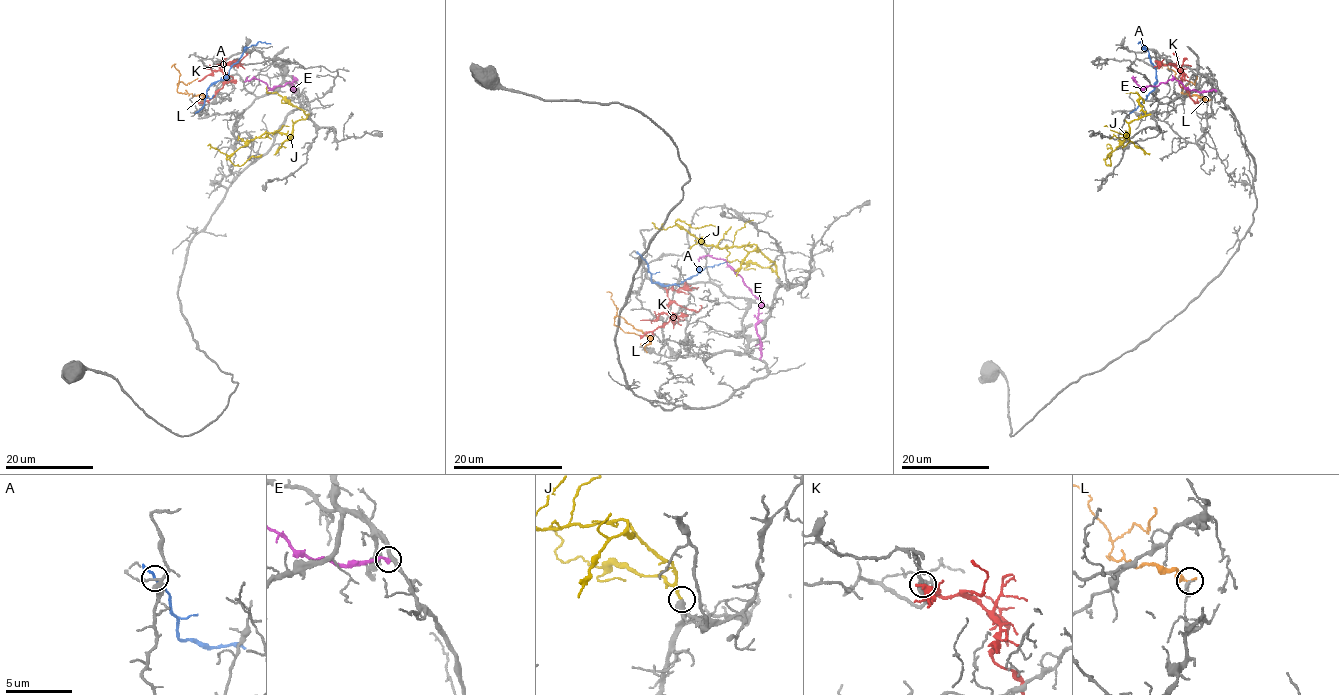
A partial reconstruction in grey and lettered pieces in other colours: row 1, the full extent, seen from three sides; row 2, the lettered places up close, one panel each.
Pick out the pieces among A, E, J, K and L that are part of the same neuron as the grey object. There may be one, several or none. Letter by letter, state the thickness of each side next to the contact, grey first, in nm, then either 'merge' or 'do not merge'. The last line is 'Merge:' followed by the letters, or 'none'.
A: 180/160 nm | do not merge
E: 280/240 nm | do not merge
J: 480/220 nm | merge
K: 300/200 nm | do not merge
L: 140/220 nm | do not merge
Merge: J

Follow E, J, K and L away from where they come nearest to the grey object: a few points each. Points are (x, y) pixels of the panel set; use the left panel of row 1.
E: (294, 90), (291, 90), (292, 81), (295, 80), (270, 88), (254, 77), (245, 82)
J: (309, 114), (293, 124), (291, 138), (284, 133), (265, 132), (226, 158), (239, 166), (251, 157), (261, 154)
K: (224, 61), (220, 64), (226, 74), (224, 85), (207, 101), (201, 103), (198, 98)
L: (202, 101), (205, 97), (203, 95), (179, 93), (177, 86), (180, 73), (175, 63), (171, 68)

